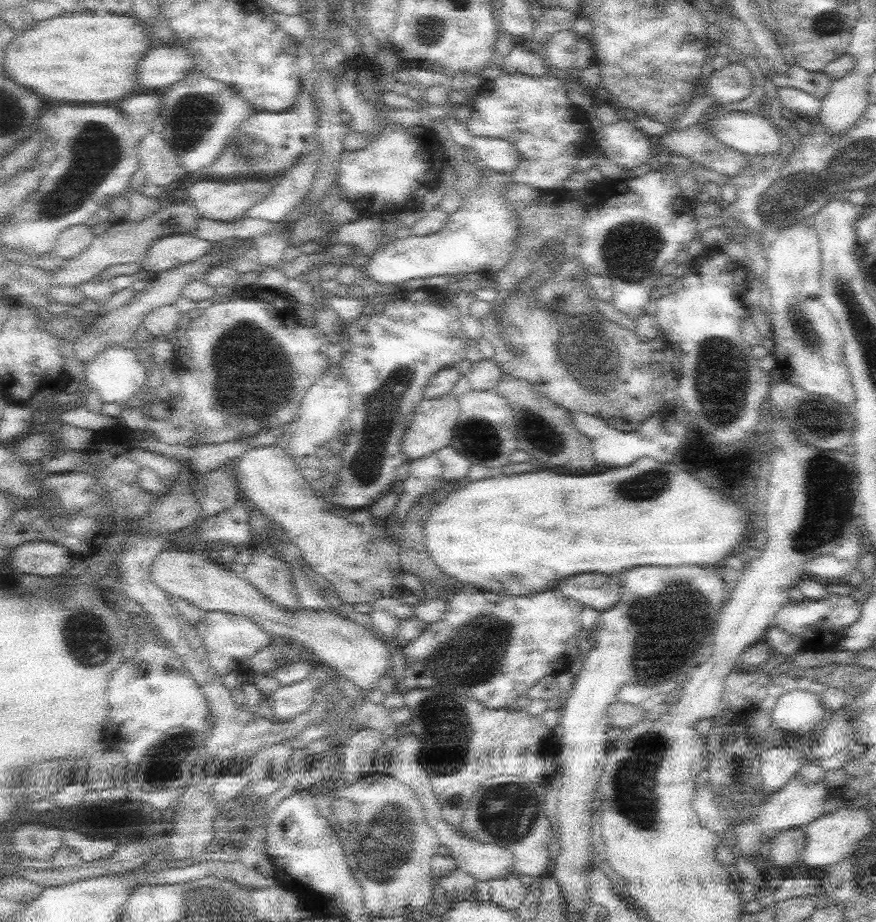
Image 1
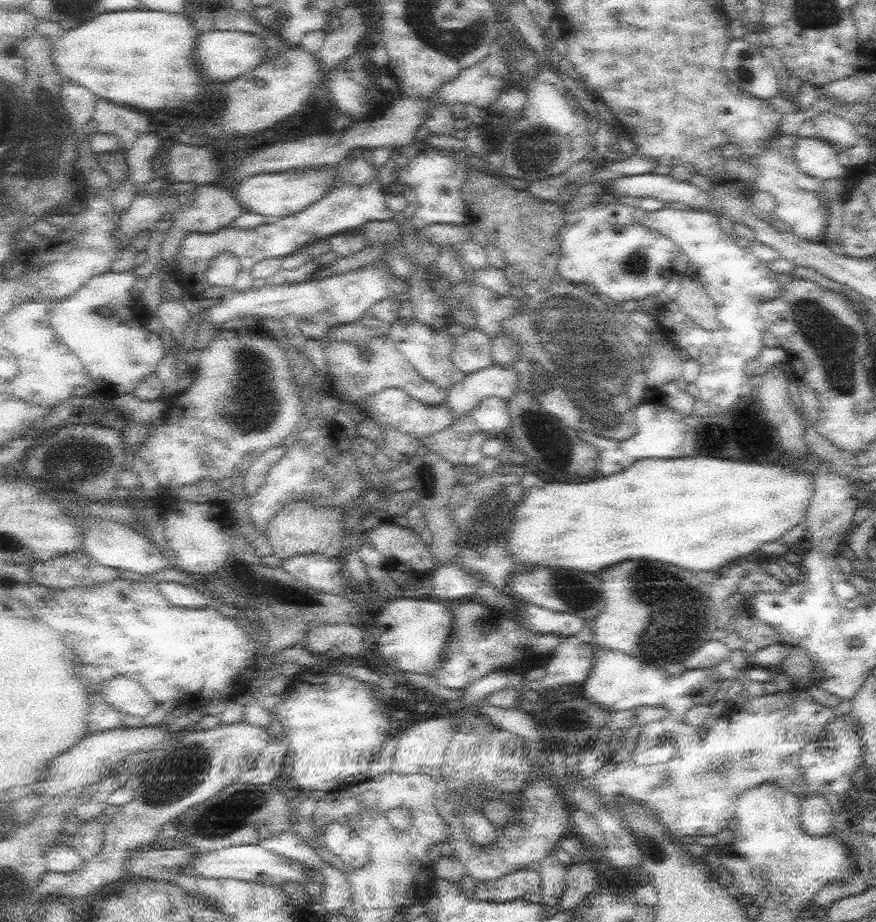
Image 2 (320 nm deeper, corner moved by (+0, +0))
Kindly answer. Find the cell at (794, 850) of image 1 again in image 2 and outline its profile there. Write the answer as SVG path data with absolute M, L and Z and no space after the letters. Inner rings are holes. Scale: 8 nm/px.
M812 795L801 801L801 821L811 835L827 835L833 830L836 814L823 795Z

